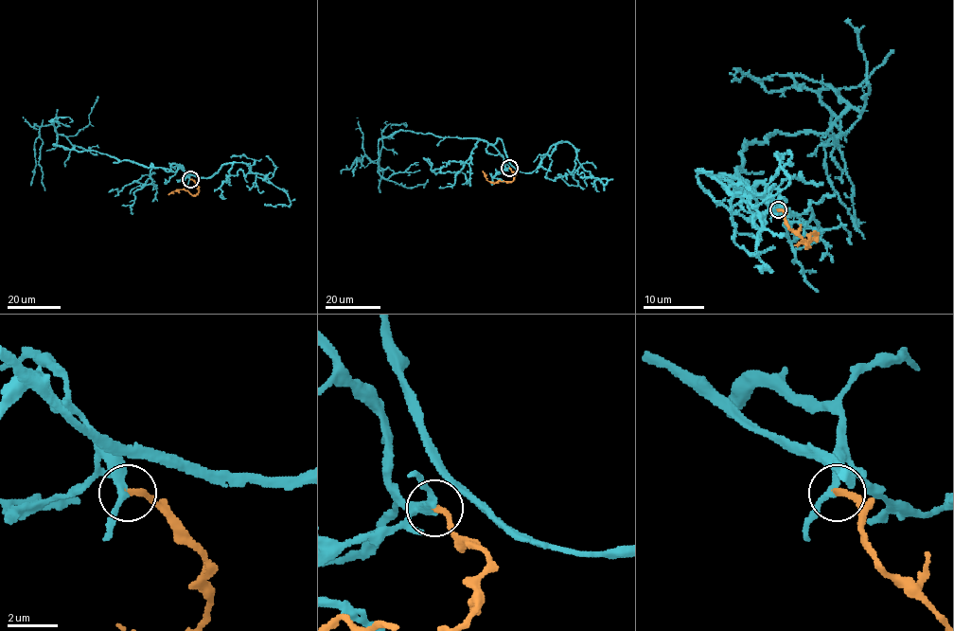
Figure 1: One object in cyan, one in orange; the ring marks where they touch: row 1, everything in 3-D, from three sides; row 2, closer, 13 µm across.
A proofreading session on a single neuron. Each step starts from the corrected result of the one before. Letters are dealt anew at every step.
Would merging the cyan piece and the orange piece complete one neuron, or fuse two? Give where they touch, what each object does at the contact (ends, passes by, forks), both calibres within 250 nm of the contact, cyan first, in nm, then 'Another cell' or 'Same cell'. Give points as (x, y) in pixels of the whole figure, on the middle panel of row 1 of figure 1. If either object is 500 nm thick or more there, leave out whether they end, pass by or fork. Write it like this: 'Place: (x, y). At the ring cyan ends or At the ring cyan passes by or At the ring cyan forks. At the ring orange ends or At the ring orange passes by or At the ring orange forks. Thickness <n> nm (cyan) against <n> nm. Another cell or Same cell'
Place: (509, 168). At the ring cyan passes by. At the ring orange ends. Thickness 280 nm (cyan) against 240 nm. Same cell

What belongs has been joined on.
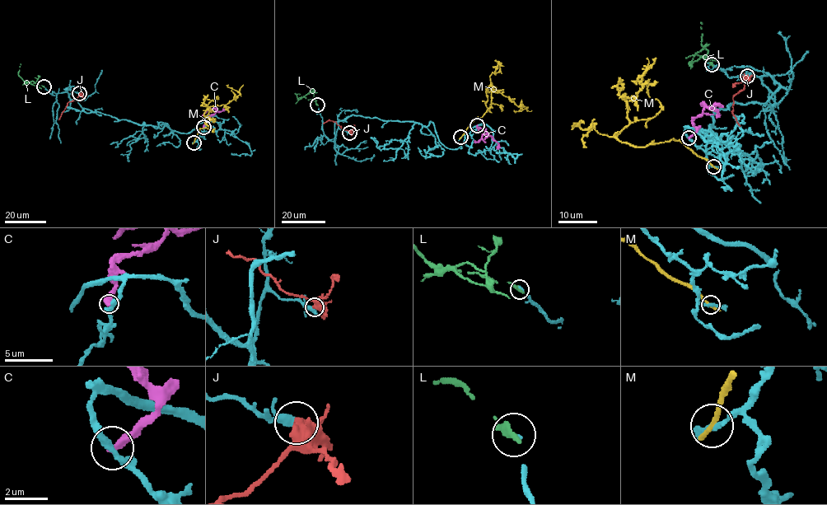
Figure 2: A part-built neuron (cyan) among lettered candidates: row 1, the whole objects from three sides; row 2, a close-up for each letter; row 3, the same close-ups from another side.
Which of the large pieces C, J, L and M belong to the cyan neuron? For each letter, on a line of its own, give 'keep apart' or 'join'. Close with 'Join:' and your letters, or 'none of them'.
C: keep apart
J: keep apart
L: keep apart
M: keep apart
Join: none of them

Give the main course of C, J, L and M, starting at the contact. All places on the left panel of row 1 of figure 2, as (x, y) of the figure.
C: (203, 127), (206, 118), (216, 110), (207, 110), (201, 116)
J: (79, 93), (67, 105), (58, 119)
L: (44, 86), (25, 82), (18, 75), (21, 63)
M: (193, 142), (200, 128), (213, 132), (203, 119), (204, 112), (210, 106), (226, 105), (239, 94), (228, 84)

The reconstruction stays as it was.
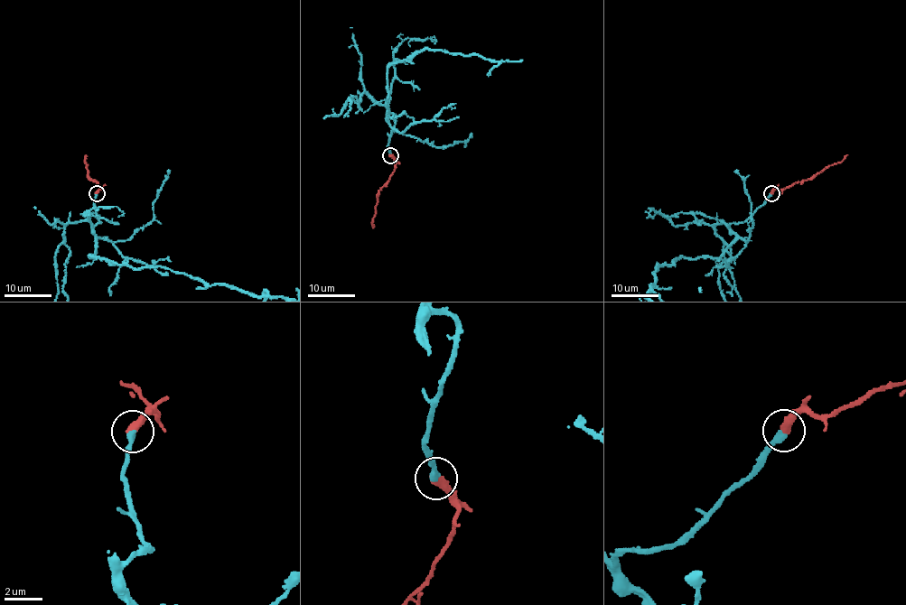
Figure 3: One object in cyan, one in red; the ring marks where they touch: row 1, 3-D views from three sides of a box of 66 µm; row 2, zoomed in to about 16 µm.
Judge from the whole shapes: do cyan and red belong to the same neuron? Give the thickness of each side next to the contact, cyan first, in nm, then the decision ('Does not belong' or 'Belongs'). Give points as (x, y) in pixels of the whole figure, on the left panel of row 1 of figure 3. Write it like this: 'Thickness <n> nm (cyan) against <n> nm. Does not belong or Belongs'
Thickness 360 nm (cyan) against 480 nm. Belongs

